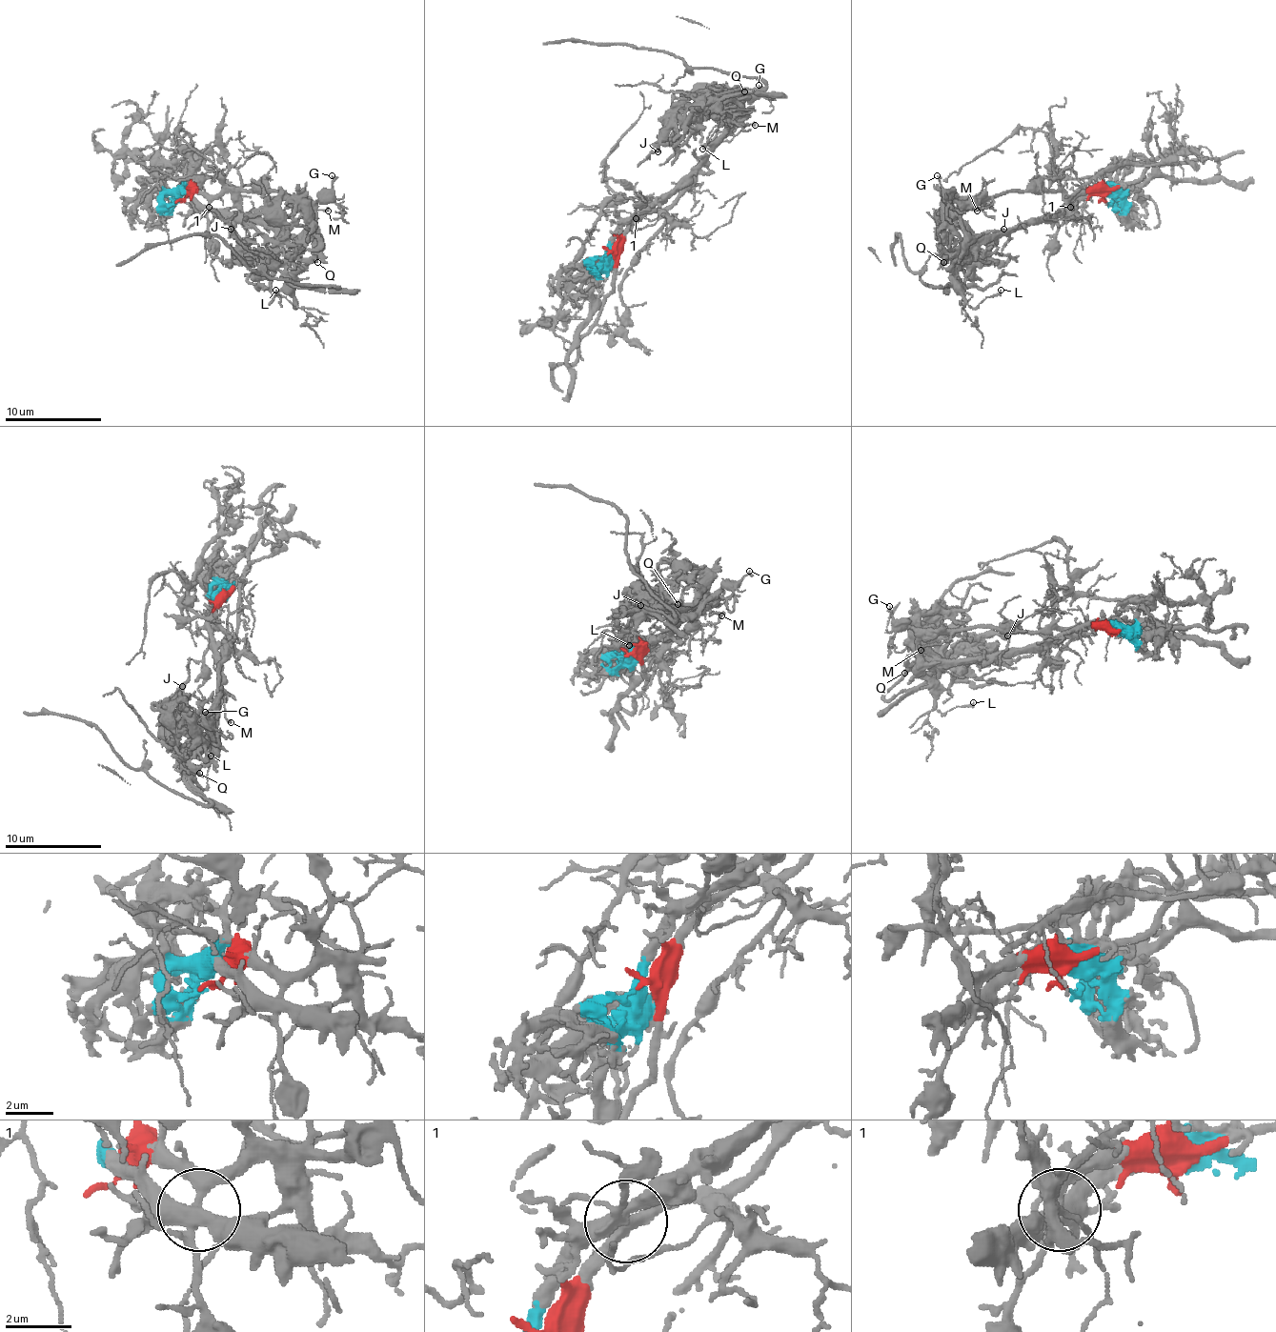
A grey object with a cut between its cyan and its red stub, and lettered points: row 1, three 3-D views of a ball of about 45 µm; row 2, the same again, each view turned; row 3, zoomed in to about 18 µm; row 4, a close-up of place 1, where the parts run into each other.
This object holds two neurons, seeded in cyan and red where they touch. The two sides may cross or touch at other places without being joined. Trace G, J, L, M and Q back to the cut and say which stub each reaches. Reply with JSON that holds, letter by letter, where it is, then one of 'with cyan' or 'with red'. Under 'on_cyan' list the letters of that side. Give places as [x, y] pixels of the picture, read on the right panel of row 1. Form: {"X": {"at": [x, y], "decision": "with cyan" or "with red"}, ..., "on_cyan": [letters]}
{"G": {"at": [937, 175], "decision": "with red"}, "J": {"at": [1003, 229], "decision": "with cyan"}, "L": {"at": [1001, 290], "decision": "with red"}, "M": {"at": [977, 211], "decision": "with red"}, "Q": {"at": [943, 262], "decision": "with cyan"}, "on_cyan": ["J", "Q"]}

